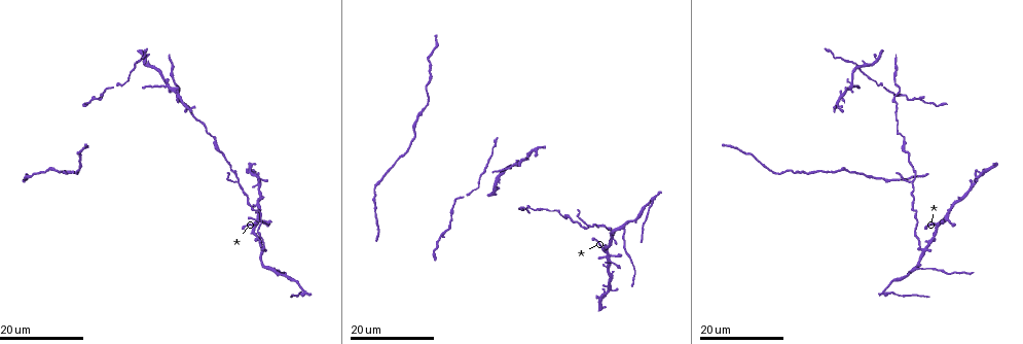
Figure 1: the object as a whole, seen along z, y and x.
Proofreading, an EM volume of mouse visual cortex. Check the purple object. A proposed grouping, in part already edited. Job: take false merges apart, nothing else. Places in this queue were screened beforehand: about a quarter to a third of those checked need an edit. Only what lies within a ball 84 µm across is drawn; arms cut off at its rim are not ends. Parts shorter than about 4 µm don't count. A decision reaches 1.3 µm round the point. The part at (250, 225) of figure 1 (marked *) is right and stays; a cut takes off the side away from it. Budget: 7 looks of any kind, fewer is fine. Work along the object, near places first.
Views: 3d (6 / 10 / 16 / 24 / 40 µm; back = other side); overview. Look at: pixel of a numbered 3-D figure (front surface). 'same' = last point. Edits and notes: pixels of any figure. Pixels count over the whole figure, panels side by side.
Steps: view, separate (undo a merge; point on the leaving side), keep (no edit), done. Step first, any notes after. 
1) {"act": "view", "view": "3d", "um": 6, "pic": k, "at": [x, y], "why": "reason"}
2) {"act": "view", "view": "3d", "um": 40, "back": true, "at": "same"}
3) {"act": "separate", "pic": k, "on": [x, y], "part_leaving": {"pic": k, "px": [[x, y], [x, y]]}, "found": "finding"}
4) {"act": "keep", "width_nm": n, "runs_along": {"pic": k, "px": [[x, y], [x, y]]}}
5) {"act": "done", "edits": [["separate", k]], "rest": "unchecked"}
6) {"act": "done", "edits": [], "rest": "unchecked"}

{"act": "view", "view": "3d", "um": 16, "pic": 1, "at": [912, 271], "why": "small branch off a trunk"}

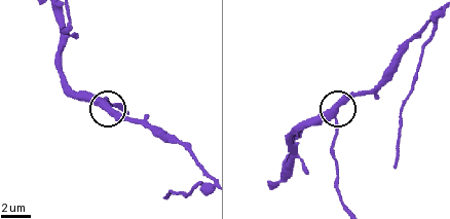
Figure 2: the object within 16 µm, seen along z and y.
{"act": "view", "view": "3d", "um": 10, "pic": 2, "at": [332, 113], "why": "zoom in"}

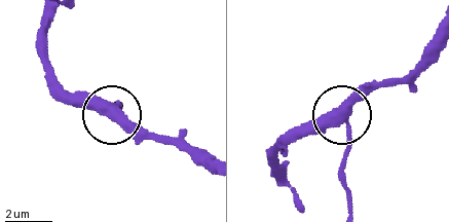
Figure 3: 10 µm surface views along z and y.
{"act": "separate", "pic": 3, "on": [345, 164], "side_arm_um": 16, "part_leaving": {"pic": 3, "px": [[346, 133], [346, 213]]}, "found": "two cells meet here"}

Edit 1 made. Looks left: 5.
{"act": "view", "view": "3d", "um": 16, "pic": 1, "at": [302, 292]}

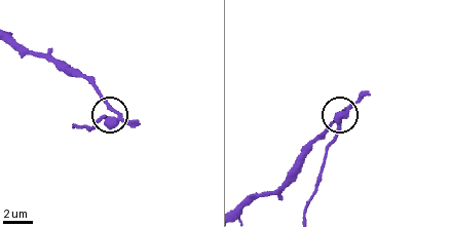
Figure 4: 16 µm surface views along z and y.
{"act": "view", "view": "3d", "um": 6, "pic": 4, "at": [113, 111], "why": "zoom in"}

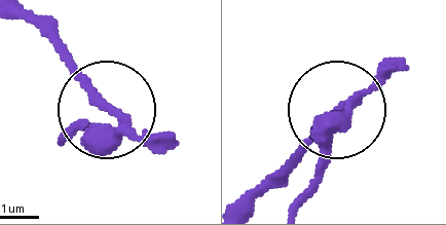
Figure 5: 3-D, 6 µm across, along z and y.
{"act": "separate", "pic": 5, "on": [321, 151], "width_nm": 330, "part_leaving": {"pic": 5, "px": [[352, 103], [300, 208]]}, "found": "a second cell is stuck on"}

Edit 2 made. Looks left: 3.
{"act": "view", "view": "overview", "why": "see it whole again"}

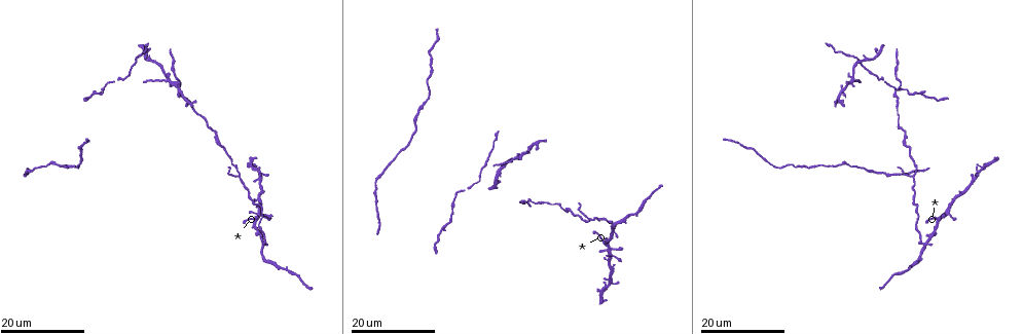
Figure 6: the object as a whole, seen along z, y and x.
{"act": "view", "view": "3d", "um": 24, "pic": 6, "at": [923, 245], "why": "four or more arms meet"}

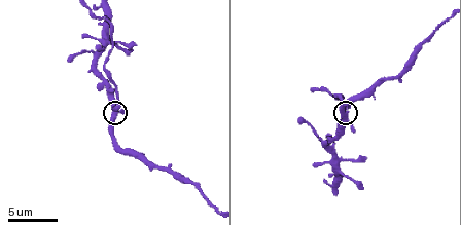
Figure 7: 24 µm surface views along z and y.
{"act": "view", "view": "3d", "um": 6, "pic": 7, "at": [347, 112]}

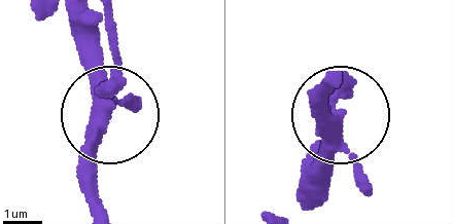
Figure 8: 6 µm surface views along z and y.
{"act": "separate", "pic": 8, "on": [106, 24], "arms": 4, "found": "two cells meet here"}

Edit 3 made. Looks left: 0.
{"act": "done", "edits": [["separate", 3], ["separate", 5], ["separate", 8]], "rest": "unchecked"}

